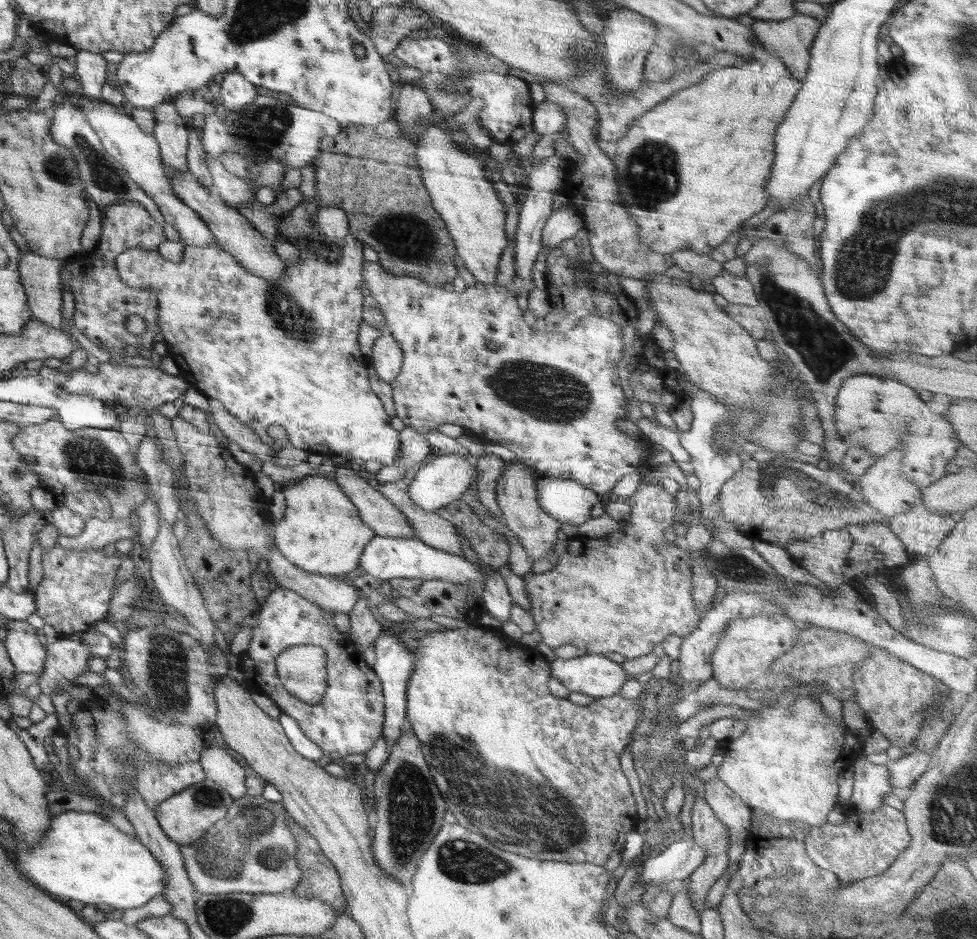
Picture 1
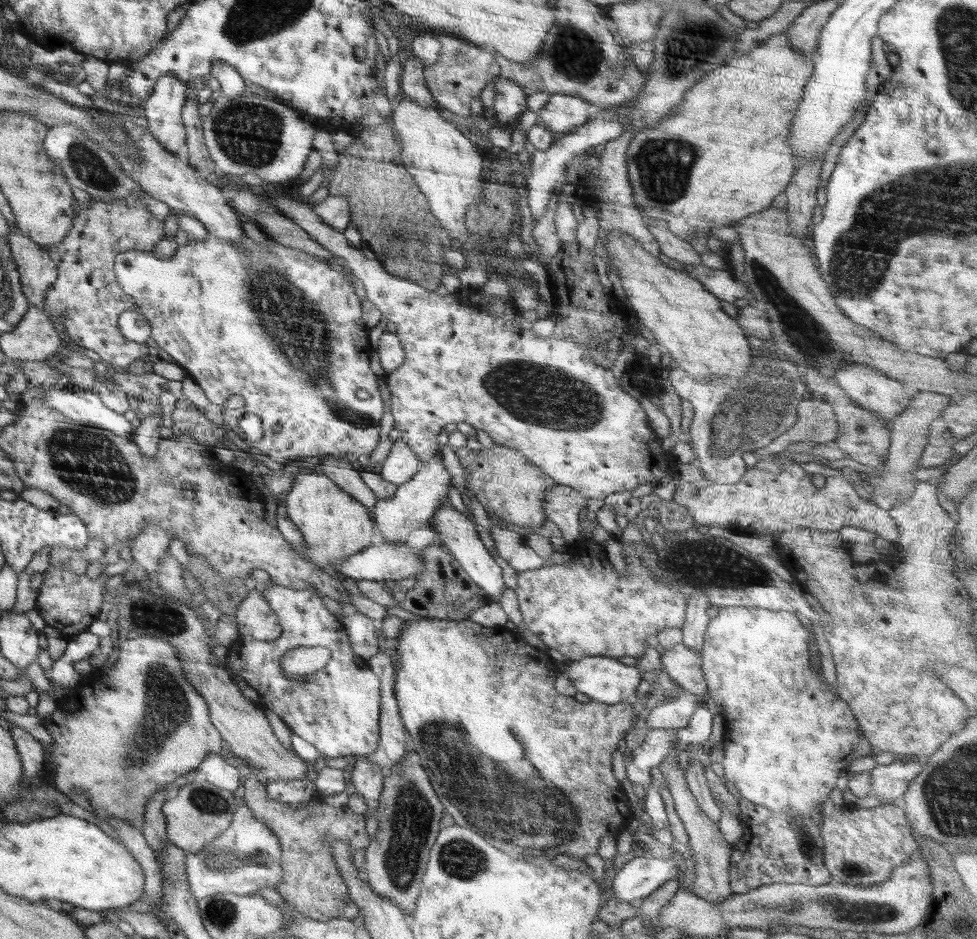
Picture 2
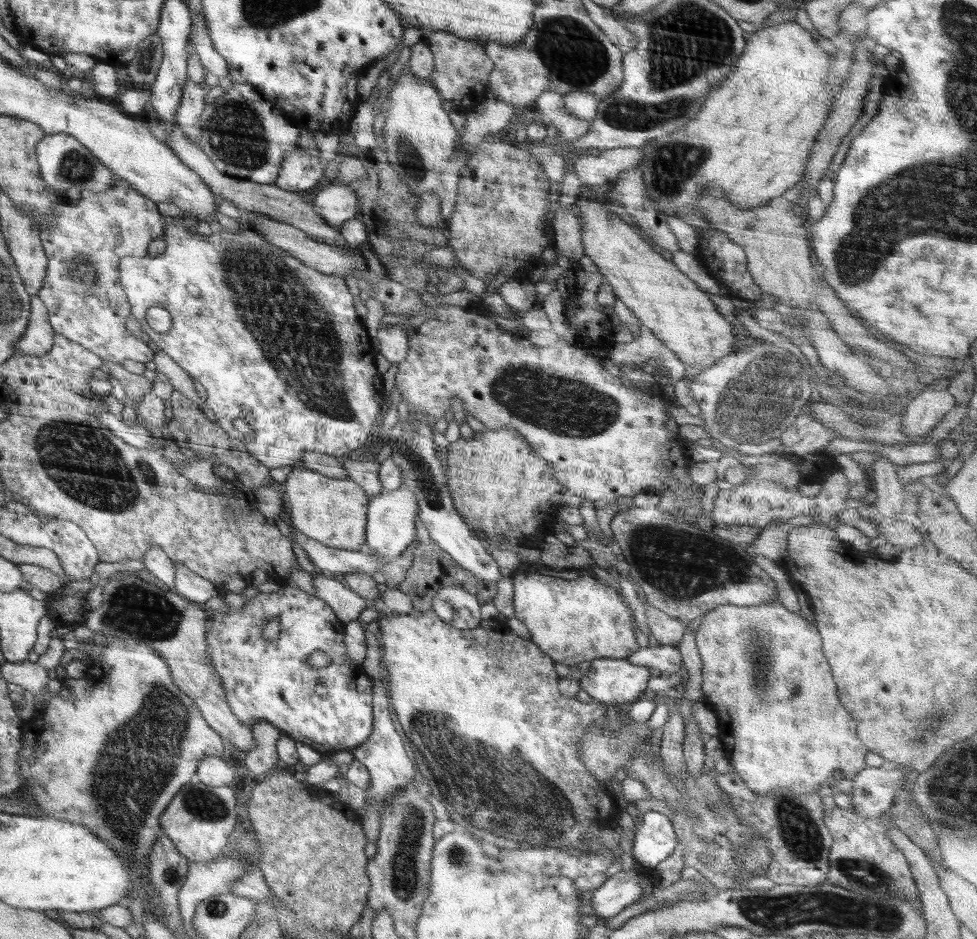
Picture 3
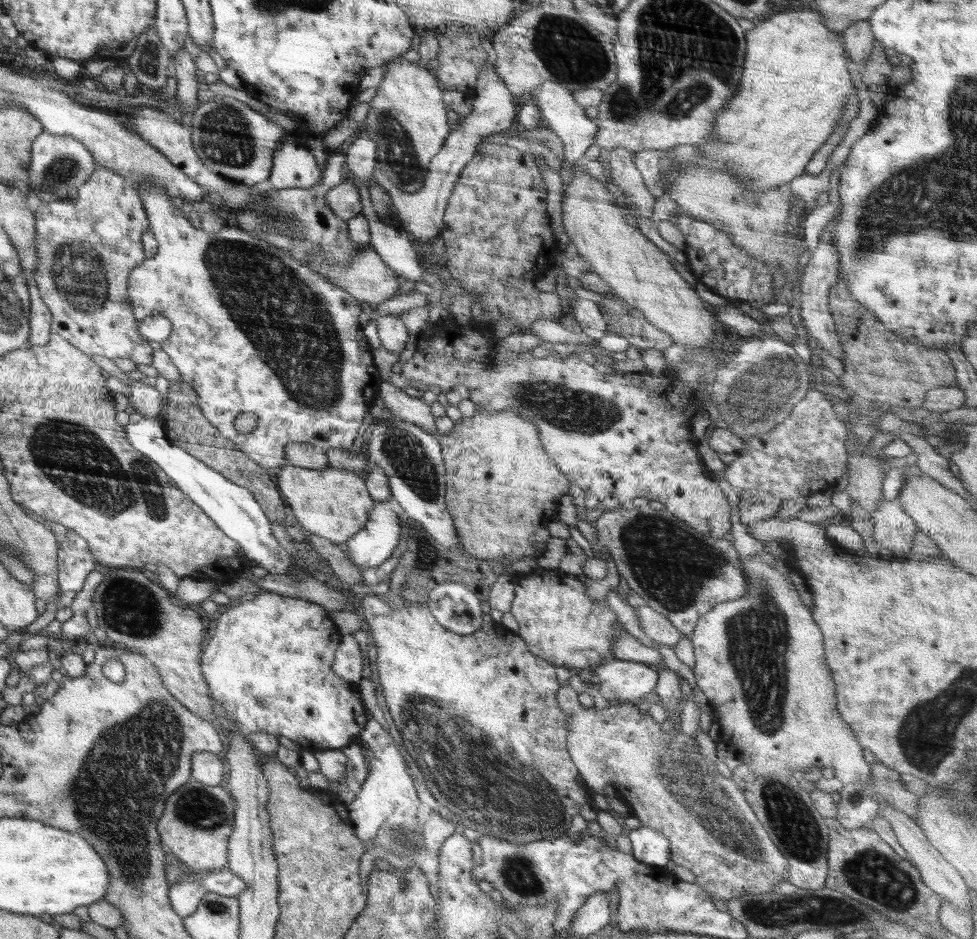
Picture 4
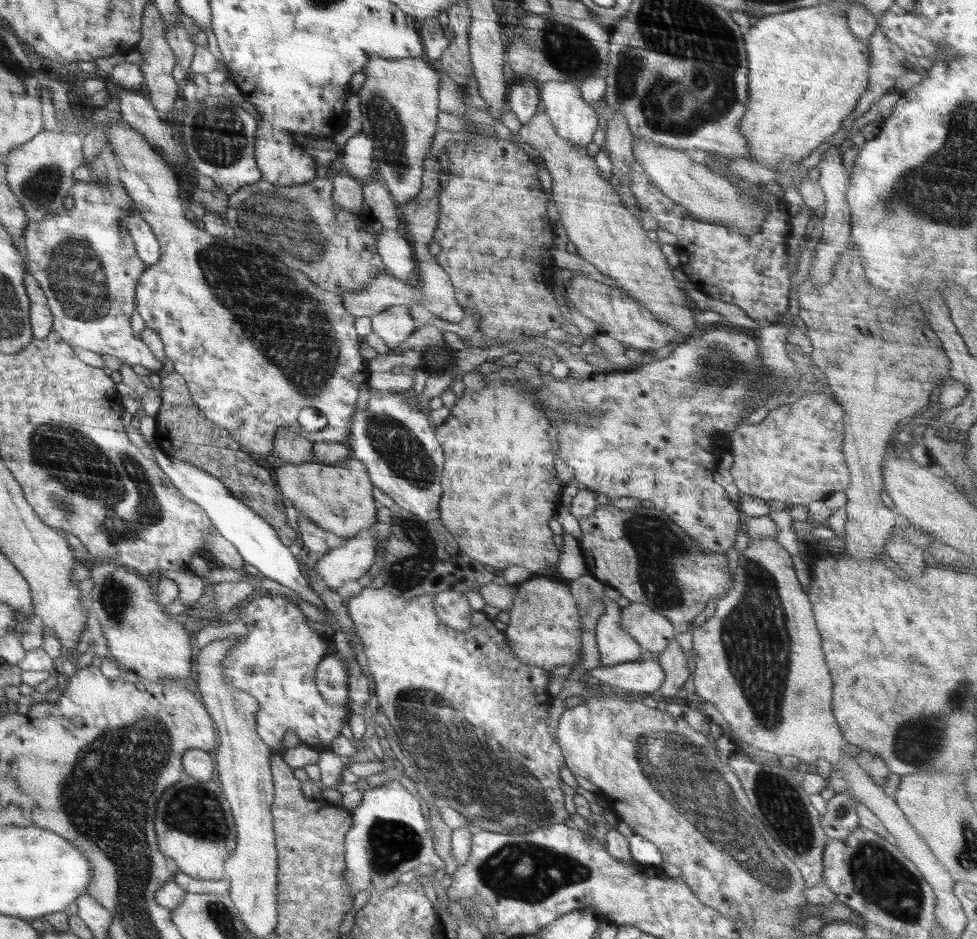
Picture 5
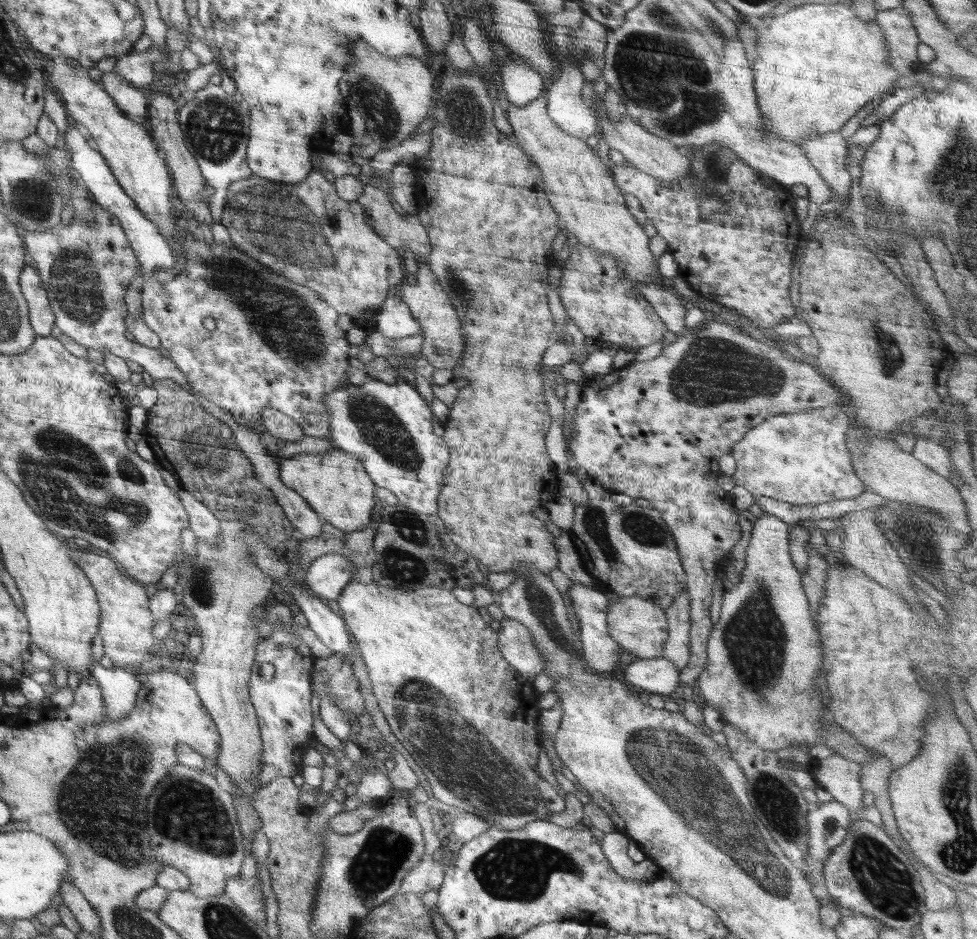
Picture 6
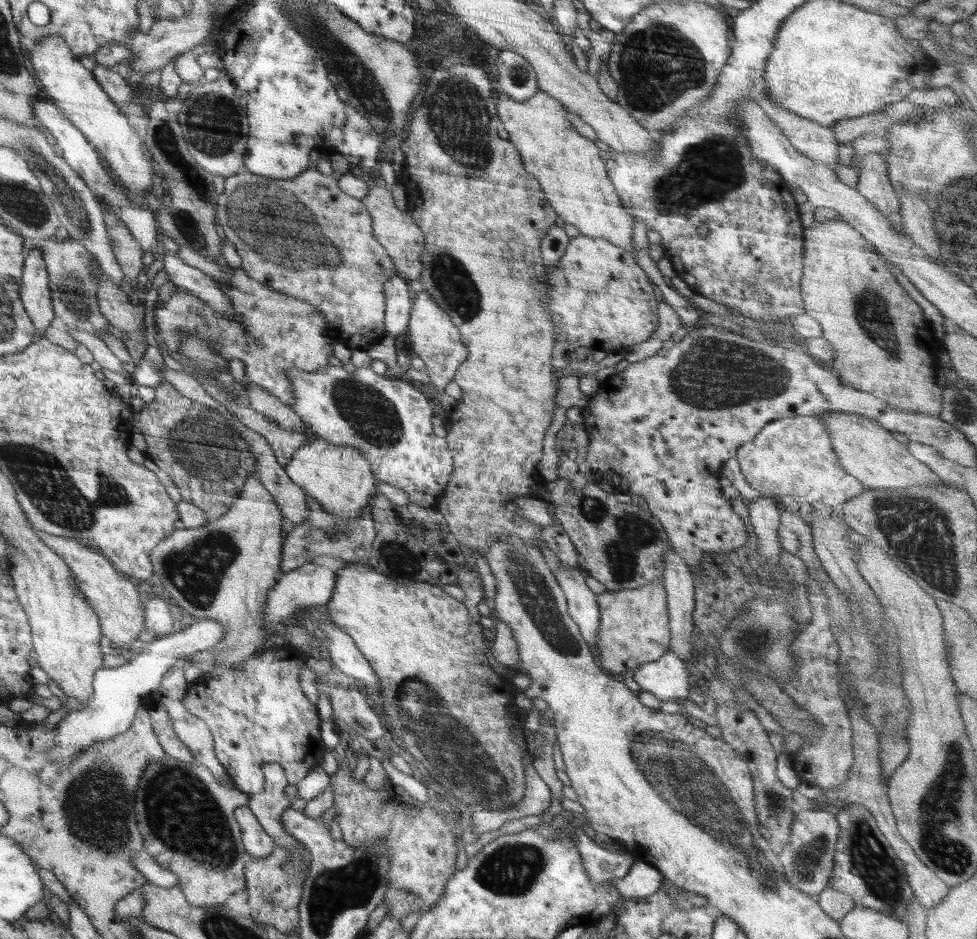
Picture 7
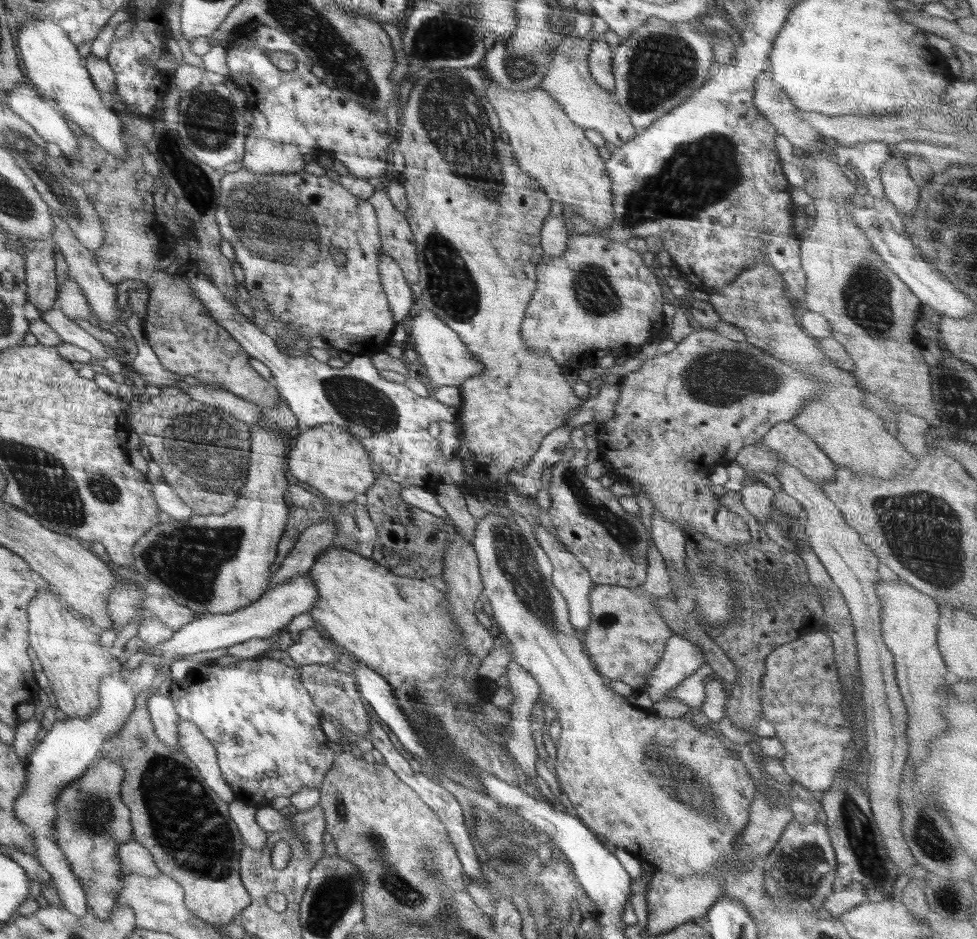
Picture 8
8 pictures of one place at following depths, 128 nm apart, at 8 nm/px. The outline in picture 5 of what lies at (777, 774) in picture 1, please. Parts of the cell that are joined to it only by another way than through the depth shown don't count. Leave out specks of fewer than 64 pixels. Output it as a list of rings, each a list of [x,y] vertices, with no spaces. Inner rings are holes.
[[[765,537],[750,540],[747,548],[739,554],[738,568],[734,574],[732,590],[730,590],[726,596],[723,596],[718,600],[718,606],[716,606],[714,615],[694,629],[693,648],[694,654],[696,654],[696,671],[693,673],[693,676],[695,690],[700,698],[704,698],[704,701],[706,702],[712,702],[712,704],[722,713],[724,720],[726,720],[728,726],[731,728],[731,739],[736,736],[738,741],[744,740],[746,744],[756,746],[758,750],[766,750],[766,752],[772,752],[772,754],[780,754],[780,757],[782,754],[790,754],[790,756],[802,758],[802,761],[804,762],[816,762],[818,758],[821,758],[832,763],[832,765],[836,765],[851,786],[851,792],[854,794],[855,798],[860,800],[860,802],[863,802],[883,822],[887,831],[892,835],[894,844],[896,844],[896,846],[916,865],[916,868],[924,875],[926,882],[928,882],[933,889],[952,891],[952,887],[955,885],[956,880],[953,879],[953,876],[950,876],[948,869],[932,854],[932,851],[924,844],[924,841],[918,836],[914,827],[906,820],[903,812],[895,803],[894,796],[892,797],[884,793],[882,787],[876,784],[863,768],[859,767],[854,760],[854,757],[844,753],[845,746],[847,746],[848,742],[843,737],[839,724],[836,722],[832,712],[831,700],[833,699],[833,682],[824,658],[823,650],[821,649],[821,644],[822,637],[817,624],[815,623],[813,608],[808,596],[802,592],[802,585],[797,579],[792,557],[788,554],[786,549],[776,541],[776,539]]]

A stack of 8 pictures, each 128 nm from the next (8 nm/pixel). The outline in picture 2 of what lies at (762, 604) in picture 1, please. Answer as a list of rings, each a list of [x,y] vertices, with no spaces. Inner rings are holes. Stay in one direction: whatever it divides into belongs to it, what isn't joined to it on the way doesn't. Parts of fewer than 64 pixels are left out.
[[[678,643],[665,649],[659,659],[668,676],[683,690],[699,696],[702,700],[707,701],[710,698],[702,674],[700,652]]]

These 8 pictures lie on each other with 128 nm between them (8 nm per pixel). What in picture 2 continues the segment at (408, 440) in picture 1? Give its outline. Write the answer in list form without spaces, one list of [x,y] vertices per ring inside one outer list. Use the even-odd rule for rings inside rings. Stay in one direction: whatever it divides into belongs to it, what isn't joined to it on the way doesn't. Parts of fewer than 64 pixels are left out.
[[[400,438],[391,446],[390,454],[377,471],[383,480],[398,486],[410,481],[422,464],[418,455]]]

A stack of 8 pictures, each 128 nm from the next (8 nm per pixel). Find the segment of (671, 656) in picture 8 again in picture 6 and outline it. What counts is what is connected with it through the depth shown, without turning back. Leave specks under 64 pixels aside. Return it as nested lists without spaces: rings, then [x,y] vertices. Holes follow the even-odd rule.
[[[664,657],[657,659],[639,659],[632,662],[624,671],[624,678],[627,684],[633,689],[642,689],[647,692],[666,695],[666,694],[679,694],[679,670],[674,663]]]

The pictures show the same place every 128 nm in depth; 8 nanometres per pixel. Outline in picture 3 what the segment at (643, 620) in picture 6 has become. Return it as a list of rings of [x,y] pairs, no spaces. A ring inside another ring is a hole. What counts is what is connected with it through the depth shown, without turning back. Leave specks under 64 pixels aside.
[[[645,608],[646,622],[657,644],[674,645],[685,634],[686,626],[677,618],[668,616],[665,612],[656,608]]]

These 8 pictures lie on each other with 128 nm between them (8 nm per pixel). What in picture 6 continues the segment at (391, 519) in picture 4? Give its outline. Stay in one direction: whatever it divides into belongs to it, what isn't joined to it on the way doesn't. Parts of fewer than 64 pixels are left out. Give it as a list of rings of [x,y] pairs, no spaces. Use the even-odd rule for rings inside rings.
[[[324,554],[311,562],[302,584],[306,589],[310,589],[314,596],[333,604],[341,596],[342,590],[348,586],[348,582],[353,579],[350,572],[352,565],[355,566],[345,554]]]

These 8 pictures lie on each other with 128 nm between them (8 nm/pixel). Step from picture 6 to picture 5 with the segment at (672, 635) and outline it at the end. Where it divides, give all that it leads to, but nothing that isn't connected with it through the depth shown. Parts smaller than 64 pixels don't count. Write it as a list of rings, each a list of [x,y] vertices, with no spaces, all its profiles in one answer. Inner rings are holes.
[[[676,636],[655,659],[665,672],[664,682],[659,688],[660,692],[669,701],[670,698],[680,694],[680,687],[683,686],[691,674],[688,671],[686,655],[676,641]]]

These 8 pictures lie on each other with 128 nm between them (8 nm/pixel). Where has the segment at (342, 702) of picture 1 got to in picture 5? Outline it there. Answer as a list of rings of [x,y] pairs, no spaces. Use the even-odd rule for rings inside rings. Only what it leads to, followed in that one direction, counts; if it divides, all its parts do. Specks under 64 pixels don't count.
[[[259,592],[239,608],[240,620],[248,627],[248,635],[239,635],[237,644],[227,652],[223,664],[223,673],[231,679],[234,688],[247,692],[259,704],[255,712],[256,728],[262,743],[268,745],[272,753],[284,753],[281,749],[282,740],[288,730],[292,730],[299,737],[302,744],[308,746],[331,745],[332,741],[340,735],[339,730],[344,723],[348,723],[350,712],[346,706],[328,704],[323,698],[314,682],[319,662],[328,656],[328,642],[331,636],[314,631],[306,624],[305,614],[288,598],[276,593]]]

